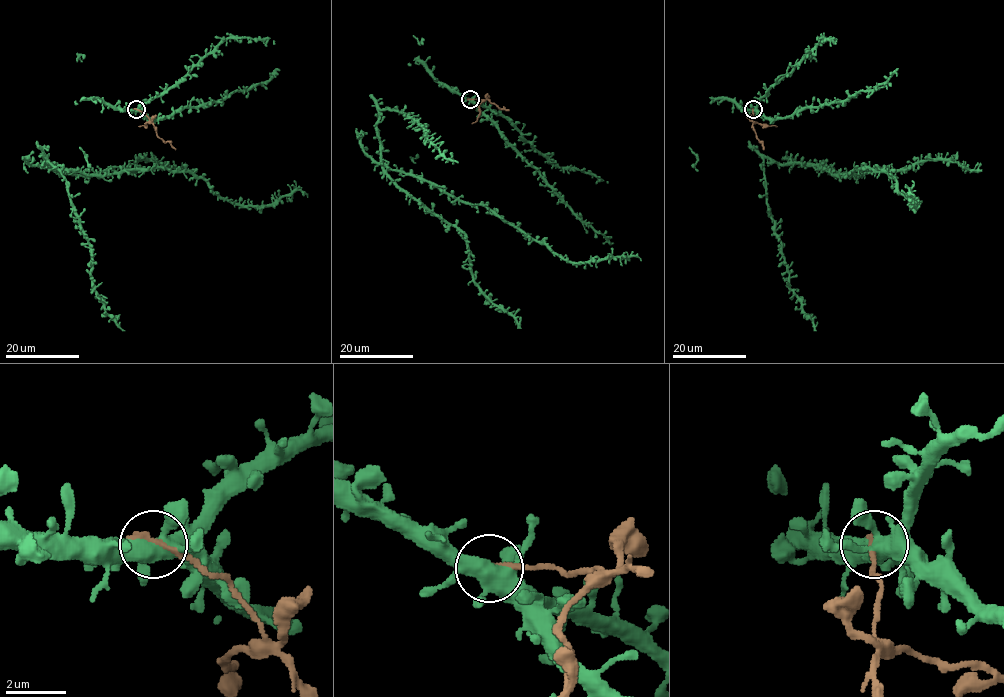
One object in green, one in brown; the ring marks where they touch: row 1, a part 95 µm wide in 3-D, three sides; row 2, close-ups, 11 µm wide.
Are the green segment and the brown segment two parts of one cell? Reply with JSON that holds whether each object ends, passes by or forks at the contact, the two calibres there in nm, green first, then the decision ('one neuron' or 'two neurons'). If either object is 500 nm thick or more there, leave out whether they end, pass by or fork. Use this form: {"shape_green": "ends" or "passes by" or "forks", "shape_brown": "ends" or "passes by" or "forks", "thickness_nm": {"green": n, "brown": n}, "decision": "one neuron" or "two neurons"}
{"shape_green": "forks", "shape_brown": "ends", "thickness_nm": {"green": 480, "brown": 200}, "decision": "two neurons"}

